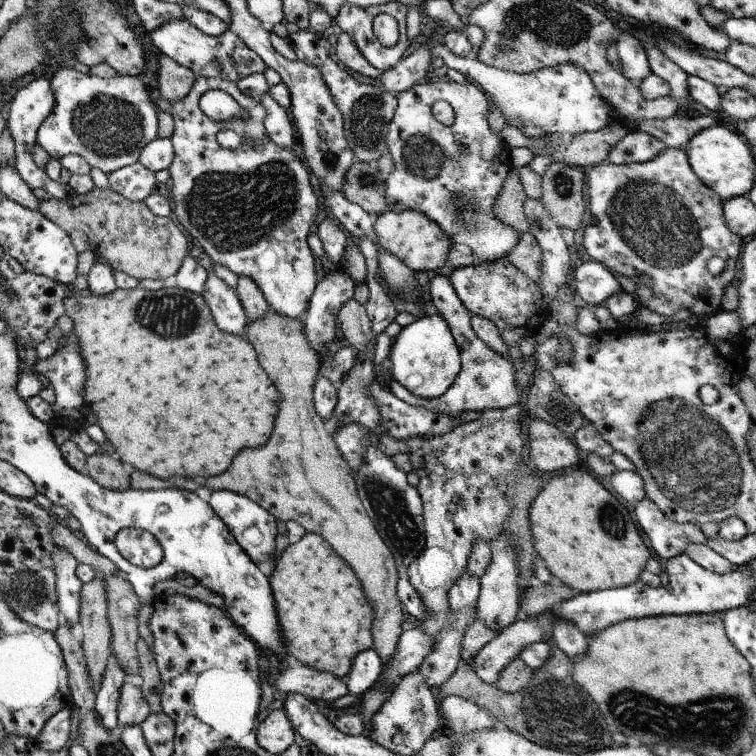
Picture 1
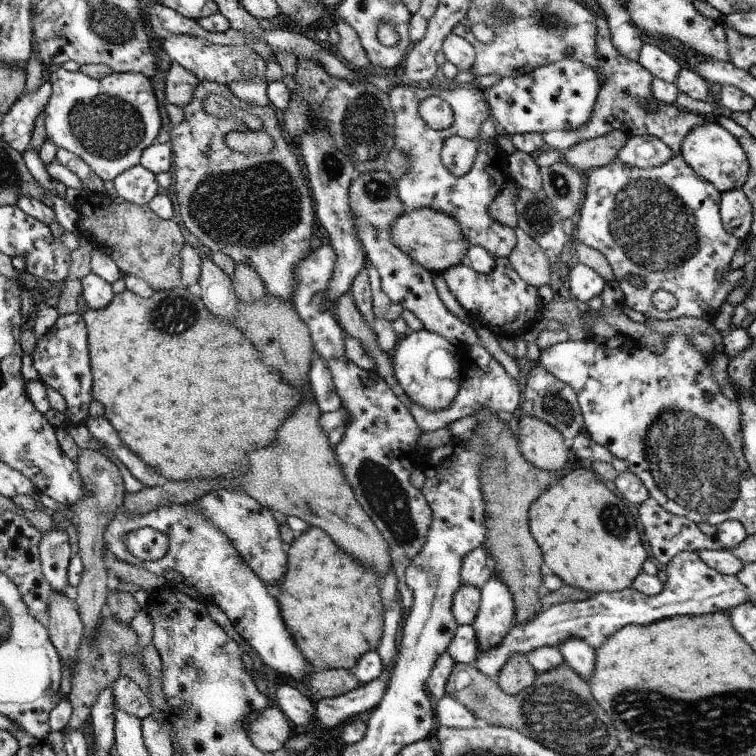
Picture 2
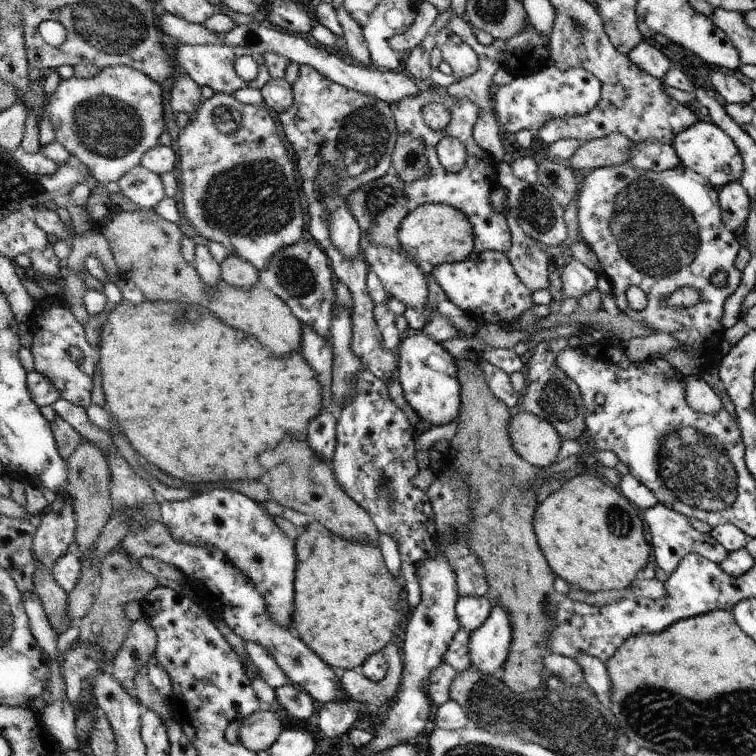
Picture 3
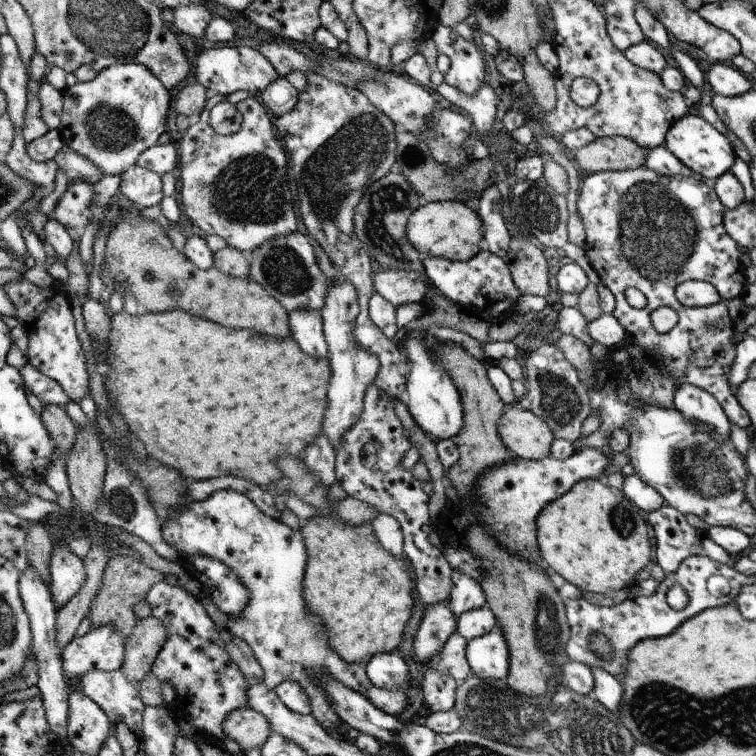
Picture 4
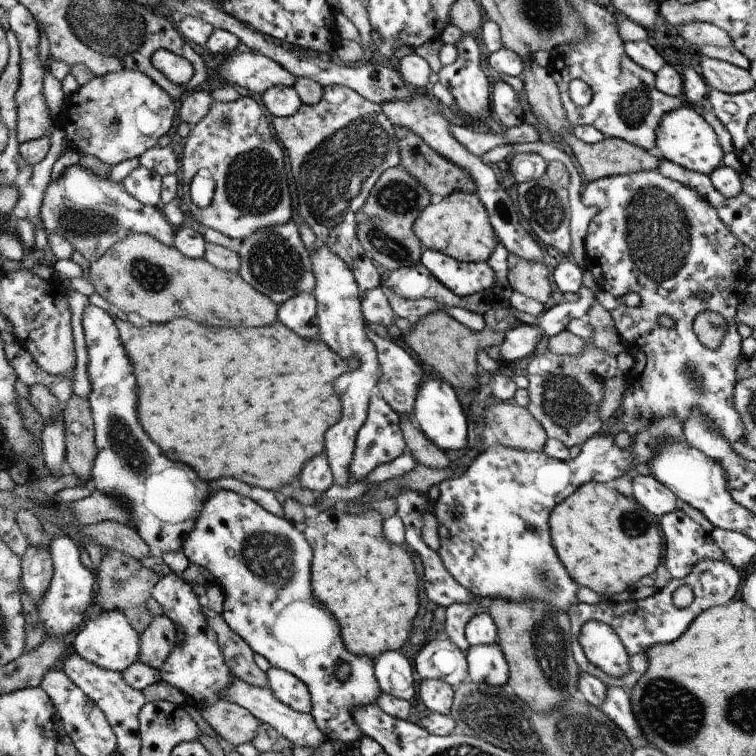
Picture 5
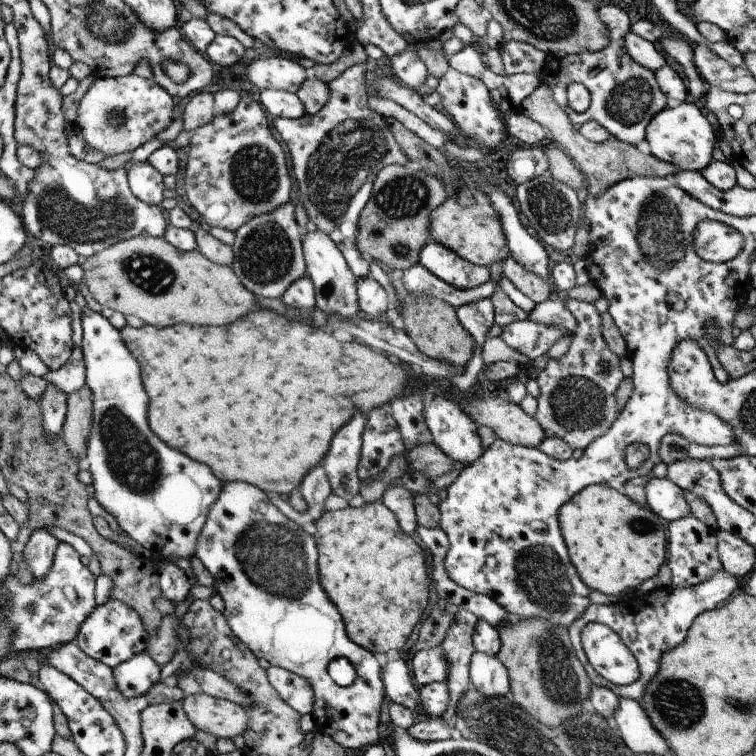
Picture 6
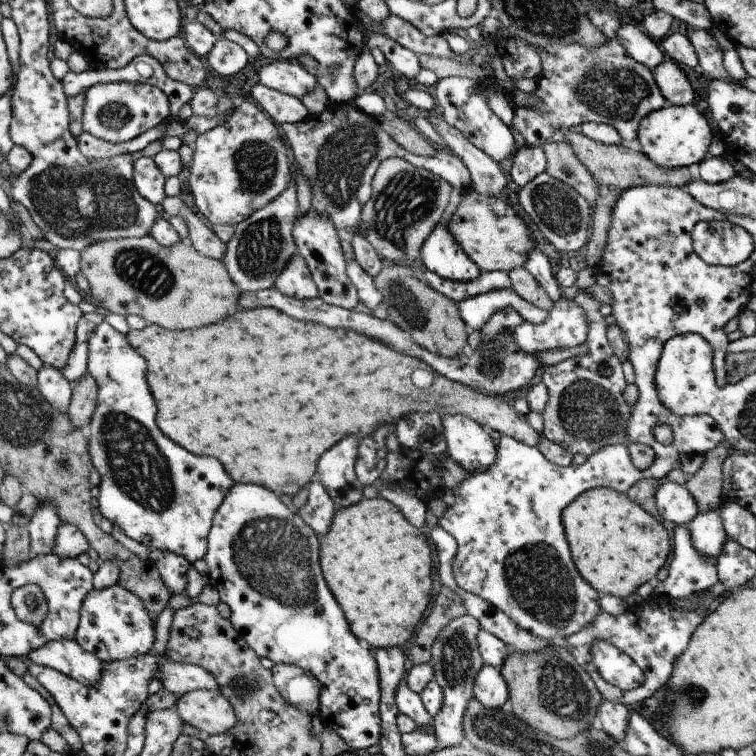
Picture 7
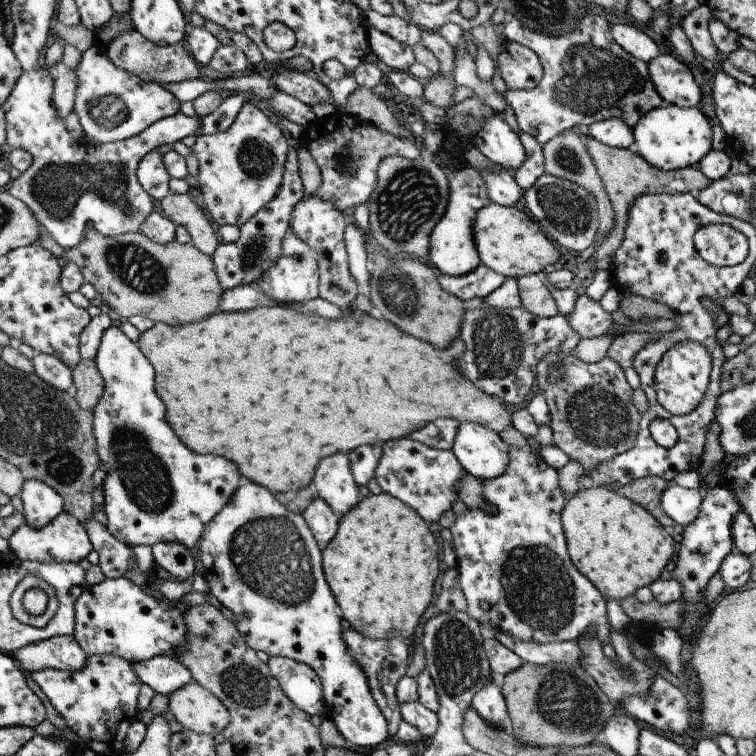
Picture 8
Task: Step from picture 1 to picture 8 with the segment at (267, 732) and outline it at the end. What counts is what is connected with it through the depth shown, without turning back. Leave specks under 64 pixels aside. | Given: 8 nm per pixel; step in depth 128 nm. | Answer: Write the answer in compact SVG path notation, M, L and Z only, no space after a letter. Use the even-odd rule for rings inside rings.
M196 681L186 683L169 696L168 711L196 734L212 735L231 724L231 712L212 691Z

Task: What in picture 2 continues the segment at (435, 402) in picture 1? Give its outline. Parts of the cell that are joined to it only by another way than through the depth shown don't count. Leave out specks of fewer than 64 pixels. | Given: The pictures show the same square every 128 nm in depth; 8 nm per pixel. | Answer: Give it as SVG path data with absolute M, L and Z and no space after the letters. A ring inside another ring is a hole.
M482 344L464 345L462 348L461 355L469 358L470 362L477 363L474 368L478 368L479 365L478 370L480 370L481 367L480 376L464 375L460 383L460 390L453 398L451 405L444 410L429 411L411 402L409 411L419 424L421 432L446 428L451 422L464 416L475 415L480 409L492 409L497 414L501 410L510 412L510 414L520 414L522 392L518 387L518 381L507 373L507 370L497 361L494 354L489 353Z

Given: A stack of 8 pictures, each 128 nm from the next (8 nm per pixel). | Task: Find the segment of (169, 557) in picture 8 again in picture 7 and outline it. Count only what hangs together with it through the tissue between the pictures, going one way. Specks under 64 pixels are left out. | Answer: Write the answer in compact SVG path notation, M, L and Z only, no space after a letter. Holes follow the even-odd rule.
M158 549L152 550L148 556L156 564L164 586L172 595L186 591L188 568L192 565L186 558Z

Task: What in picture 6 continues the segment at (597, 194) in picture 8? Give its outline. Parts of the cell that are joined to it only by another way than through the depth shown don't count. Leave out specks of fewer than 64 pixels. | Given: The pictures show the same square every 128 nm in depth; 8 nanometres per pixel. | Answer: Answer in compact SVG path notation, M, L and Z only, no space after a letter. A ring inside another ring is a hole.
M552 143L544 149L544 152L549 161L548 172L554 180L570 186L576 192L584 188L584 174L581 174L574 166L574 162L560 148Z

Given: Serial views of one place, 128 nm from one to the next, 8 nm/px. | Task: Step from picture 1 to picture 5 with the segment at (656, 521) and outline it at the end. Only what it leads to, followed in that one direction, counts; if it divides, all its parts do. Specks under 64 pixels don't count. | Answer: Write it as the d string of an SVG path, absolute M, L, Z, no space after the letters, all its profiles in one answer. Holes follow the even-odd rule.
M679 509L659 518L659 526L662 527L664 542L666 542L666 556L664 565L670 571L673 579L684 579L691 574L693 567L696 567L705 559L726 562L722 550L718 548L710 533L702 529L691 517L688 517Z

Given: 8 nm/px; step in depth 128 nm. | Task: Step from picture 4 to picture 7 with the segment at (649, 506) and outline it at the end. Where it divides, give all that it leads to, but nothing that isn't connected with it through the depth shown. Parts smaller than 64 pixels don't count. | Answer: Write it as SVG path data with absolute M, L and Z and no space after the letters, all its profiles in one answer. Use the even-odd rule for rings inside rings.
M663 480L656 490L655 502L661 519L677 526L688 526L699 514L692 494L676 482Z

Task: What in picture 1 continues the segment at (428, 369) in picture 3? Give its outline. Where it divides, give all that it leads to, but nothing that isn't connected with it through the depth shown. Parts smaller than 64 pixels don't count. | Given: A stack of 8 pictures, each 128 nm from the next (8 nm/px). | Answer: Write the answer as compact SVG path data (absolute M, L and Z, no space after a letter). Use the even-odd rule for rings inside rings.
M436 314L422 316L403 329L394 338L388 356L391 376L412 394L423 399L441 397L461 371L461 356L444 317Z

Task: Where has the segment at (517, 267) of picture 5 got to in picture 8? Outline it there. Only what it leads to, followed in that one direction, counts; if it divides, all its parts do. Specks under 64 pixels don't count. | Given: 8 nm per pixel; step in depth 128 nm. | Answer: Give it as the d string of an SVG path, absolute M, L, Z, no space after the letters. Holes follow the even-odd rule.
M540 273L524 275L516 280L522 308L538 318L550 318L559 314L556 301Z

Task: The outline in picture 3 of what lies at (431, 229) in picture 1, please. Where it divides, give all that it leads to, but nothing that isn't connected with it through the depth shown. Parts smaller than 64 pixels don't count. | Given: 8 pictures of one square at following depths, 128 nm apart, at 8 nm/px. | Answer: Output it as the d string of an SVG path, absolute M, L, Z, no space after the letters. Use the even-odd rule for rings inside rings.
M424 203L402 219L398 238L402 250L420 269L430 272L442 263L455 263L474 254L473 226L469 218L450 205Z

